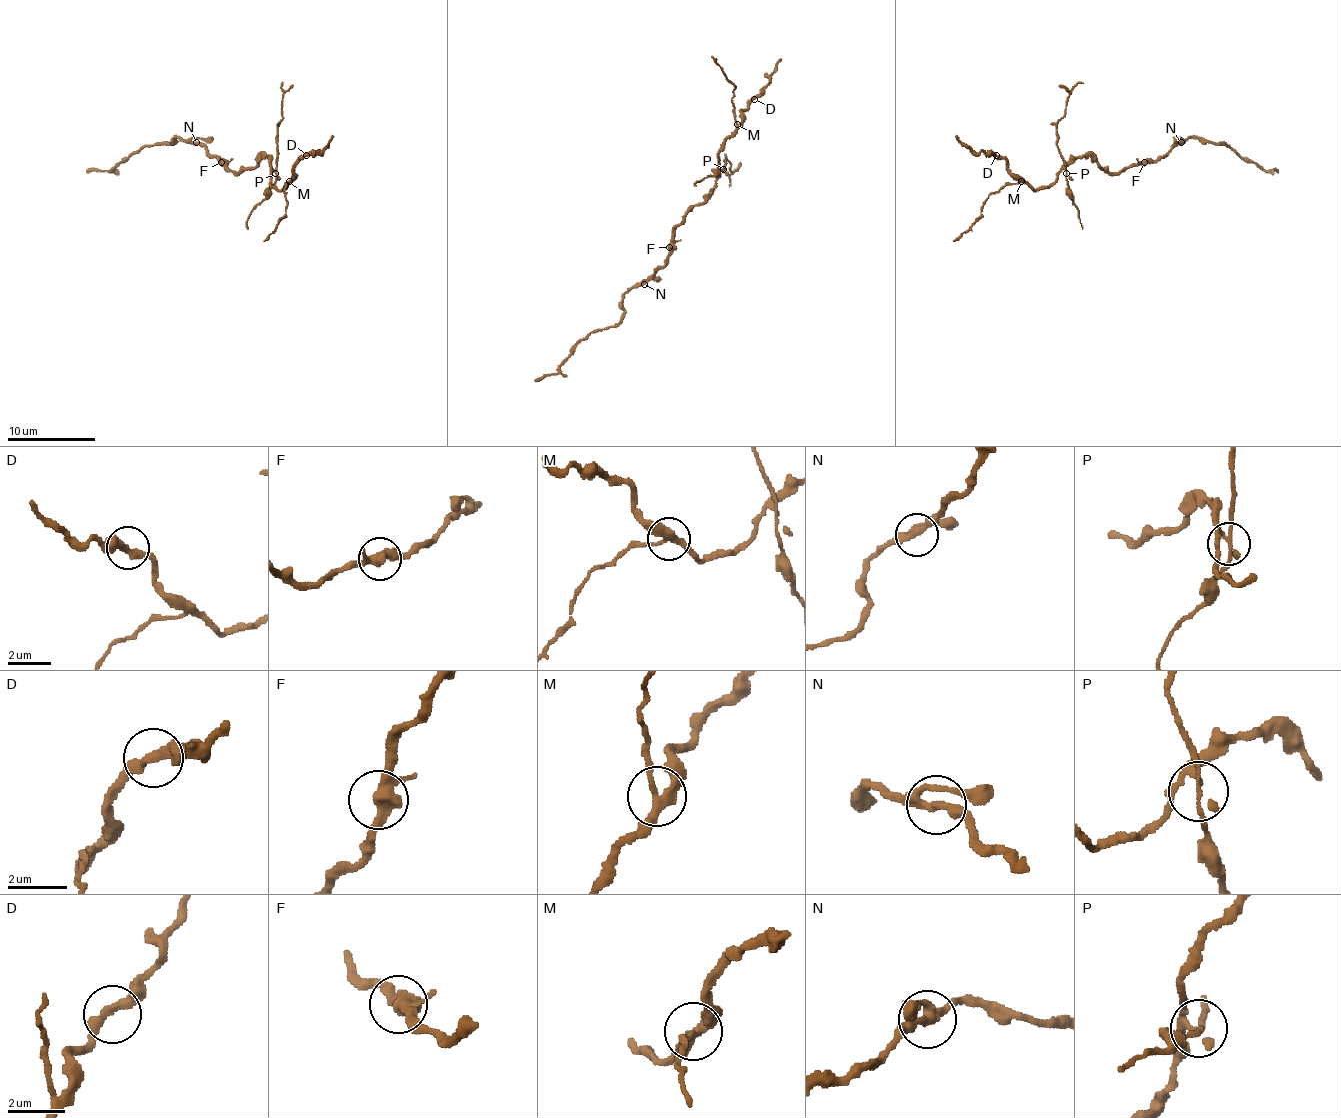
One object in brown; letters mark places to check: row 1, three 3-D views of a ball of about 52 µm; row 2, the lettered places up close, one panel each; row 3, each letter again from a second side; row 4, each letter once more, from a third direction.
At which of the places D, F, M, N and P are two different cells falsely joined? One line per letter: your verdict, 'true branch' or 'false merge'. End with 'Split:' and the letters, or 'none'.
D: true branch
F: true branch
M: false merge
N: true branch
P: false merge
Split: M, P

